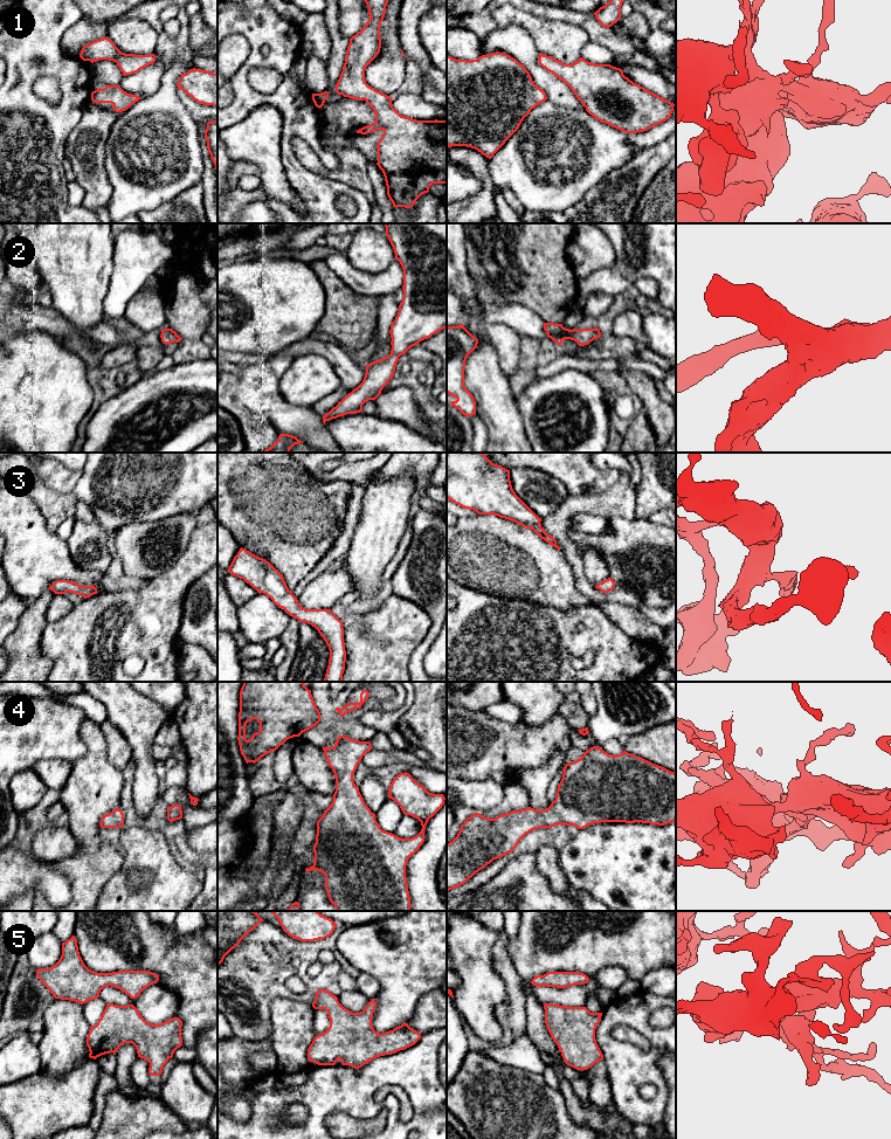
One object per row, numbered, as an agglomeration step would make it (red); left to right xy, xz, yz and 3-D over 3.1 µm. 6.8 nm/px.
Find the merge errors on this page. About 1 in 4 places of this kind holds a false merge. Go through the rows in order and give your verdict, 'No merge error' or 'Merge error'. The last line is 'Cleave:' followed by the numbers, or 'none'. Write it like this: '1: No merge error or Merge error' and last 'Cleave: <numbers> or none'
1: No merge error
2: No merge error
3: No merge error
4: No merge error
5: No merge error
Cleave: none

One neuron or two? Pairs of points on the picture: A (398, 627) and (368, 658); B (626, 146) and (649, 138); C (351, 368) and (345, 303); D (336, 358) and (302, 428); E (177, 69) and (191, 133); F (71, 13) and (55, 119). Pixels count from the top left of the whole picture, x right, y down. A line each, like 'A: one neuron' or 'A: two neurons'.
A: one neuron
B: one neuron
C: two neurons
D: two neurons
E: one neuron
F: one neuron

